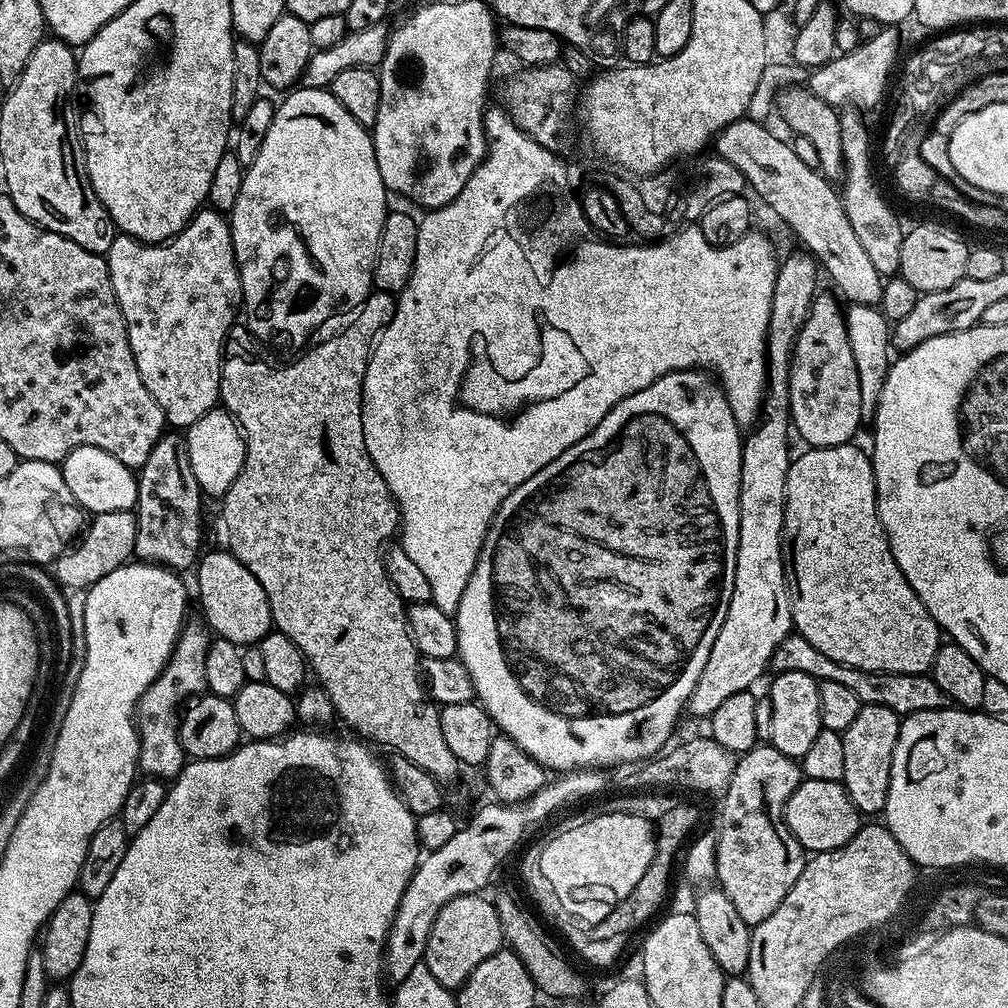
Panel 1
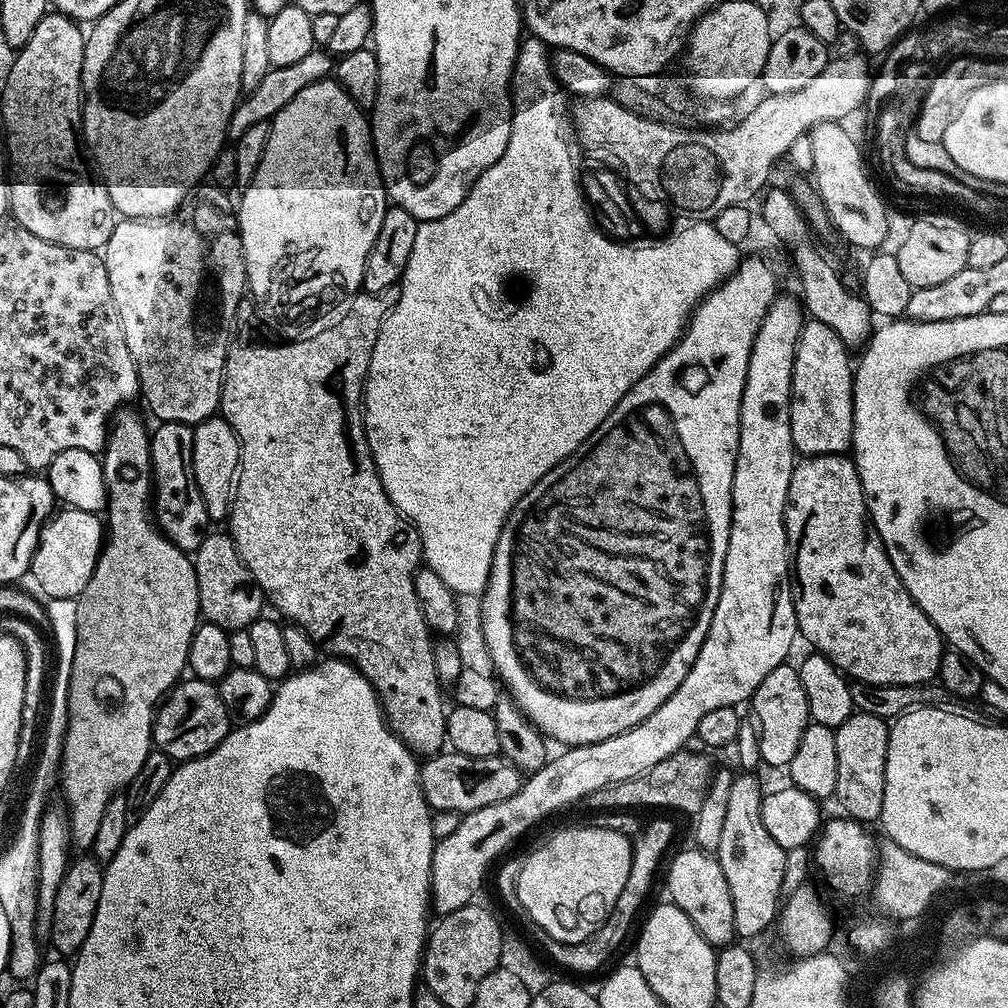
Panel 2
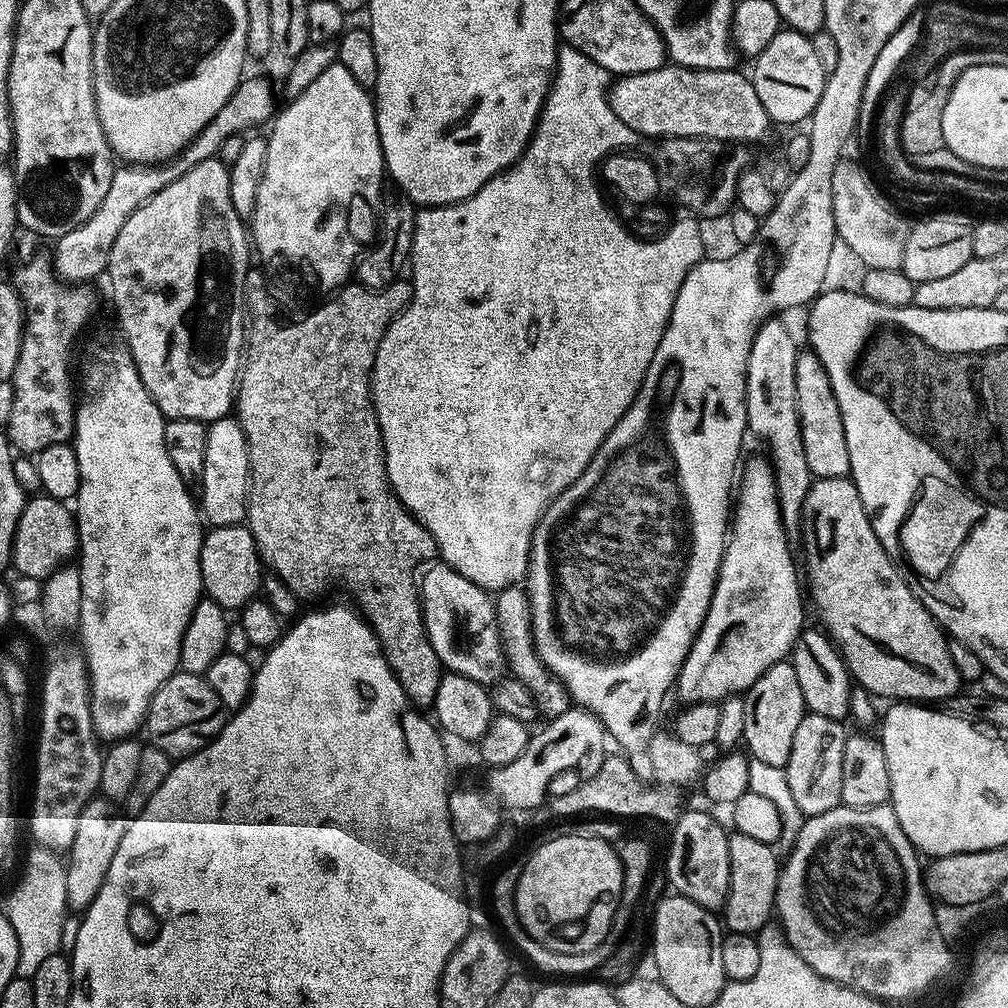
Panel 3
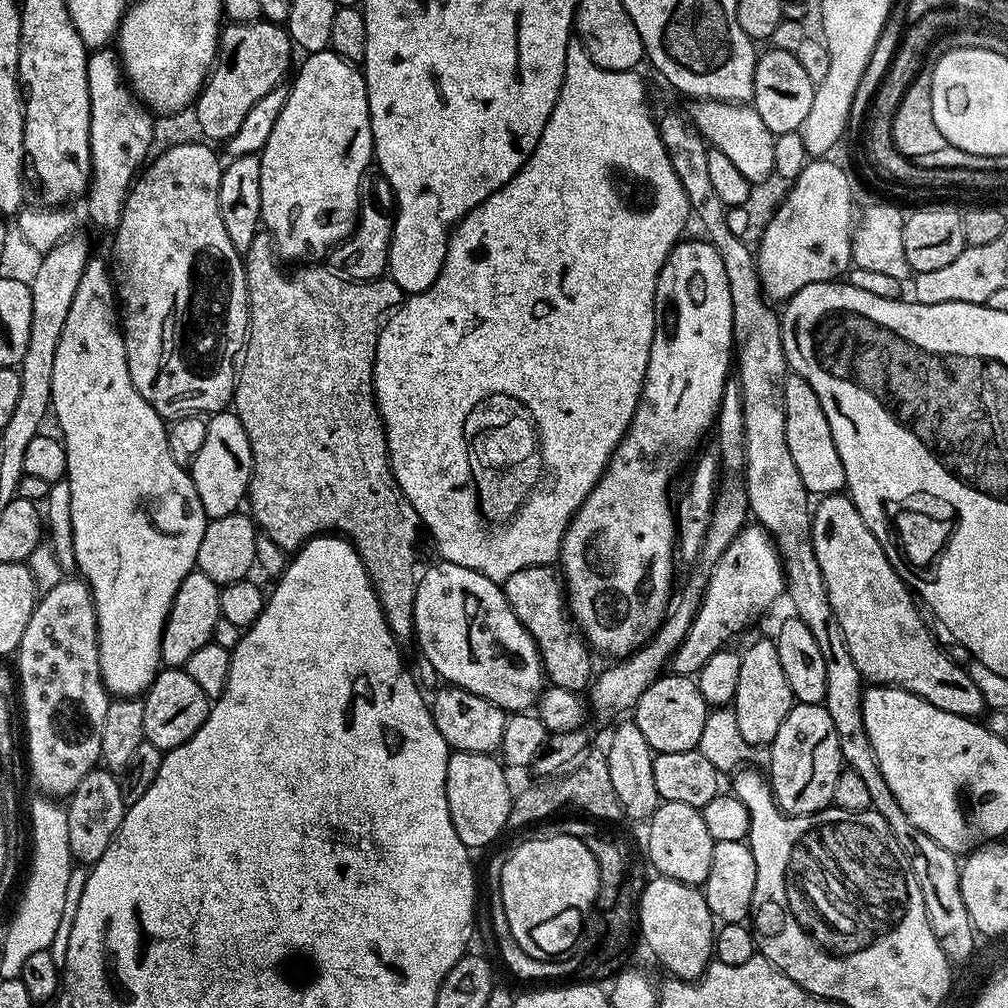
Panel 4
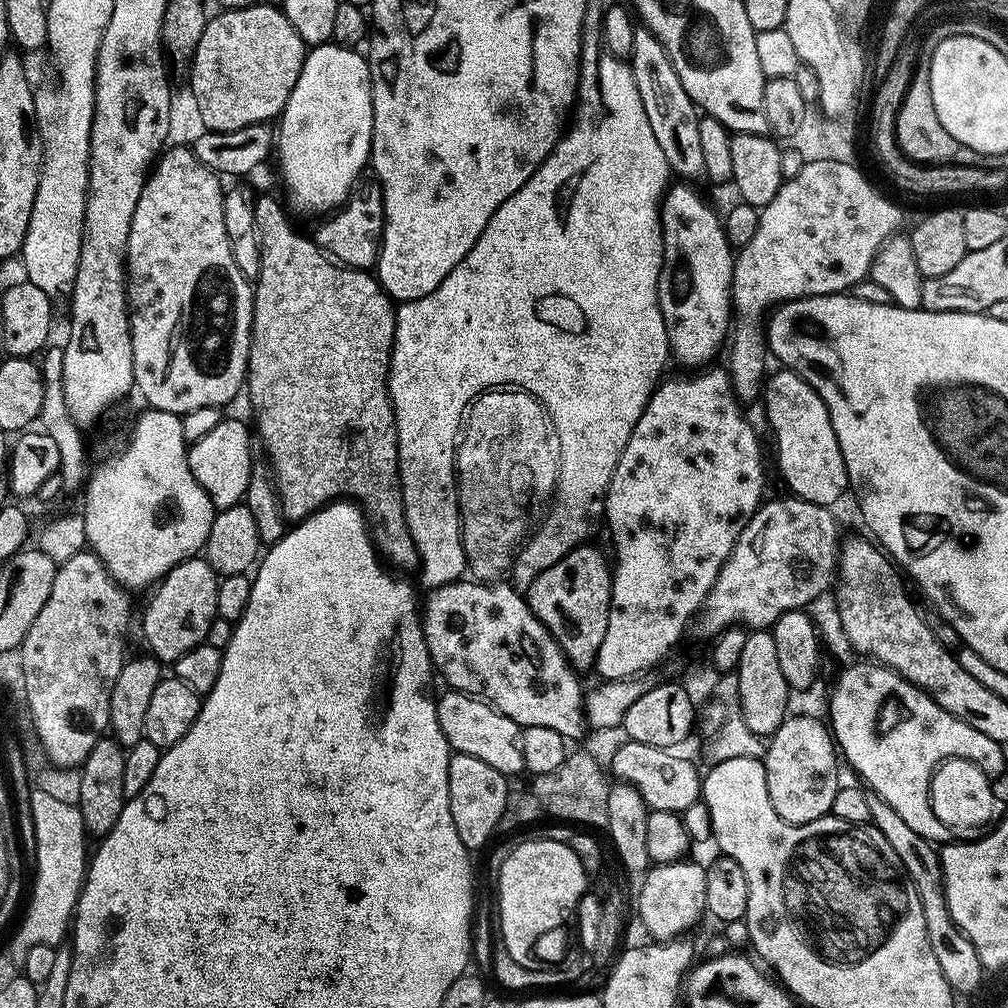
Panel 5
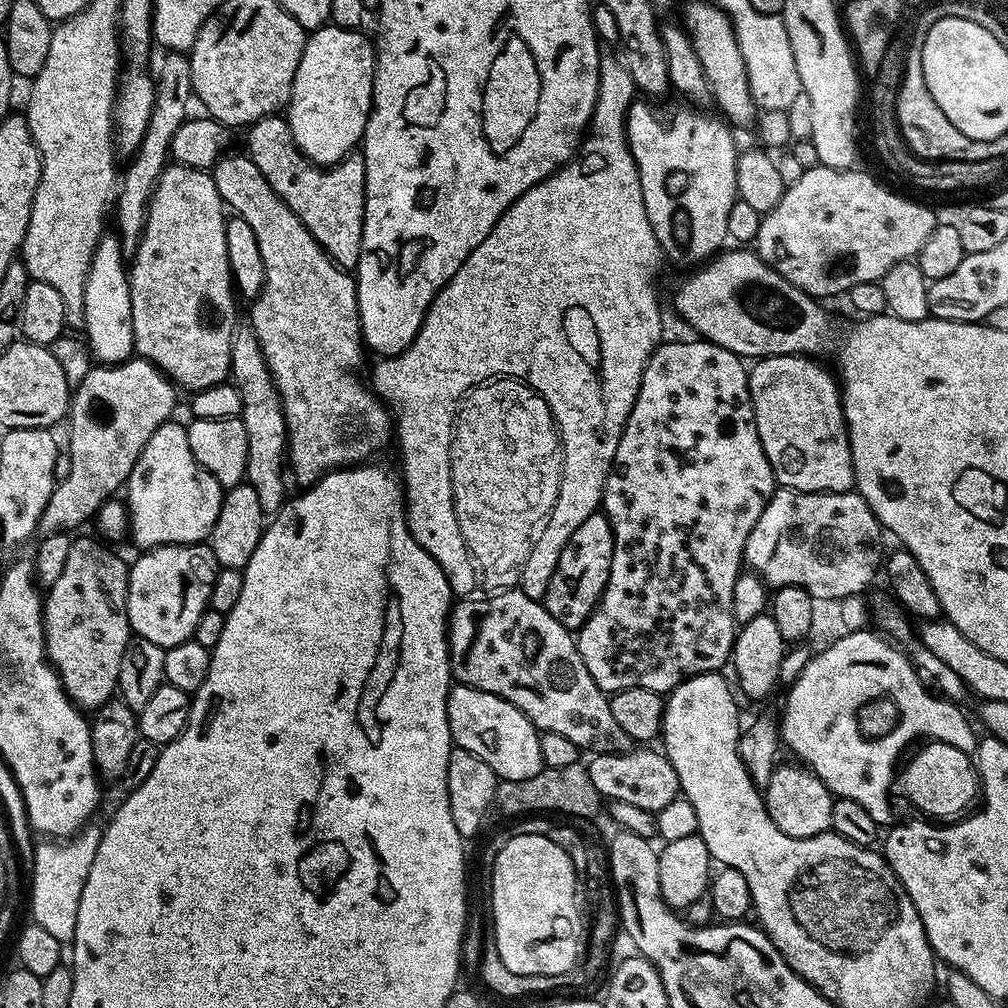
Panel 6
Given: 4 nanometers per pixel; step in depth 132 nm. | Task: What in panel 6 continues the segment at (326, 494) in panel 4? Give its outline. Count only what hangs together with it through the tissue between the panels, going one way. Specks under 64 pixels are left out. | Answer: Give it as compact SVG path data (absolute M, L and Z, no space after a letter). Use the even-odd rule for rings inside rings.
M225 154L212 165L213 182L218 186L220 199L235 215L241 216L254 230L258 238L258 250L262 250L262 262L266 278L259 296L251 301L251 328L262 346L266 366L282 402L288 431L286 460L290 472L296 475L300 486L311 486L321 480L327 472L338 468L359 466L371 461L375 452L380 452L394 436L394 420L389 409L372 388L368 389L356 377L356 367L364 360L366 345L360 333L360 311L356 281L325 254L322 245L312 237L310 230L302 226L298 214L274 194L270 182L254 166L247 154L232 156Z

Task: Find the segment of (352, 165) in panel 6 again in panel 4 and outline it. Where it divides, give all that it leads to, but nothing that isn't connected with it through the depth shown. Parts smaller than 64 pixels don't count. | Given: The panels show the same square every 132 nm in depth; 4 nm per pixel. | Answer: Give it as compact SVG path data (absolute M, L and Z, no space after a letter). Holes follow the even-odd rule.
M372 170L362 178L360 198L356 231L344 243L332 249L330 264L335 271L347 276L349 280L371 282L381 279L388 272L388 255L392 245L394 223L394 193L388 179L379 170Z

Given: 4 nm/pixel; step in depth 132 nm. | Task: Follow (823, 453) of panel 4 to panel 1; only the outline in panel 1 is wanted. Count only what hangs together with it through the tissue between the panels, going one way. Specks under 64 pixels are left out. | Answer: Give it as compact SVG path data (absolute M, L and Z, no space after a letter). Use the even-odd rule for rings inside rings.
M820 294L812 301L810 314L792 351L792 369L788 379L791 427L795 435L797 432L805 440L805 445L813 448L849 443L852 435L862 427L858 370L854 367L850 338L846 338L845 309L841 301L832 296Z

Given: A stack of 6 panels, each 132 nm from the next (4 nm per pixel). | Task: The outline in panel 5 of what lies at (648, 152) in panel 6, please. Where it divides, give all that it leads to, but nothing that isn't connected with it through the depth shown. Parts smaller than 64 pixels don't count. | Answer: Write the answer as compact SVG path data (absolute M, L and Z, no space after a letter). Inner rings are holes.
M676 182L664 193L660 202L660 225L664 235L664 261L658 278L658 302L662 310L664 325L668 327L668 346L674 360L689 364L696 370L707 365L716 356L720 347L725 347L730 332L732 307L732 266L734 249L728 243L721 217L691 188L691 183Z

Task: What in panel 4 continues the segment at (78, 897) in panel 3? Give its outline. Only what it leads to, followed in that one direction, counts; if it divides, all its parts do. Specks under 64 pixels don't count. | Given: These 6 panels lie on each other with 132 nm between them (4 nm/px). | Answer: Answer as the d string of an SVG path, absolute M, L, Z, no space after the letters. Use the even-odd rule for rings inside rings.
M103 766L91 768L86 778L78 782L76 791L67 801L66 811L70 826L70 850L73 861L77 865L85 864L85 866L98 863L116 836L126 811L124 790L117 773L110 772Z

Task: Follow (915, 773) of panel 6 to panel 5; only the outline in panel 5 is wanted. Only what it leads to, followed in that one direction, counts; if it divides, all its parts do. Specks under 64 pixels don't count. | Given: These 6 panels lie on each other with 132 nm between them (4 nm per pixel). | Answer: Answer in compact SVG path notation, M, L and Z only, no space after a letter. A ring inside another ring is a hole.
M960 757L945 760L932 773L928 789L931 808L938 820L954 831L957 839L975 839L981 835L982 831L1005 815L1004 804L991 784L993 784L991 779L976 763Z

